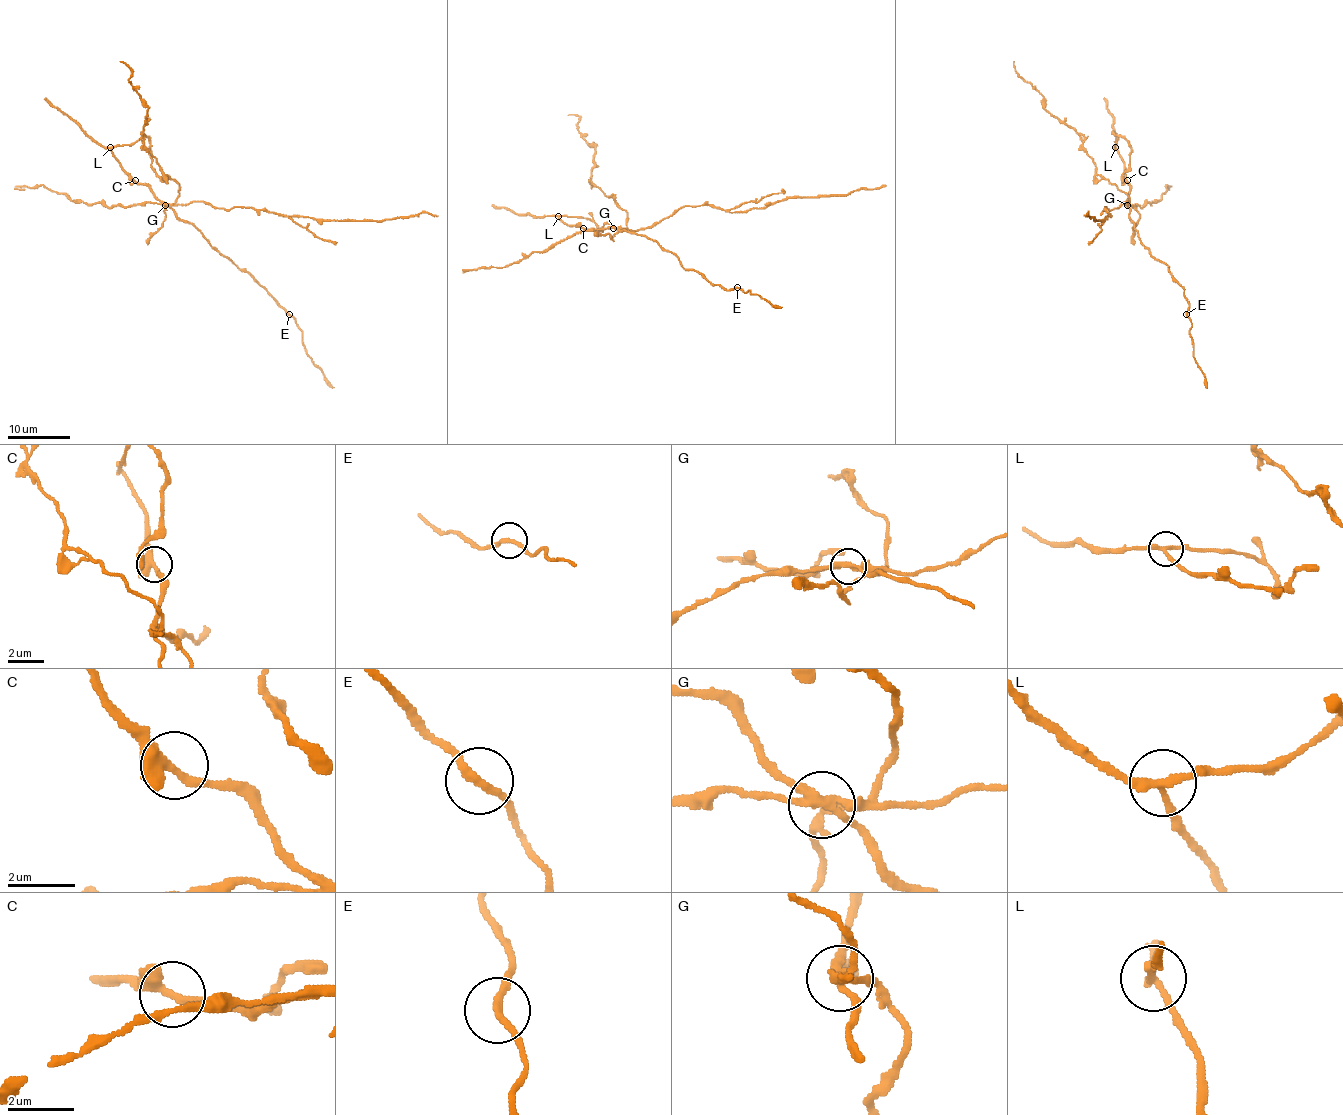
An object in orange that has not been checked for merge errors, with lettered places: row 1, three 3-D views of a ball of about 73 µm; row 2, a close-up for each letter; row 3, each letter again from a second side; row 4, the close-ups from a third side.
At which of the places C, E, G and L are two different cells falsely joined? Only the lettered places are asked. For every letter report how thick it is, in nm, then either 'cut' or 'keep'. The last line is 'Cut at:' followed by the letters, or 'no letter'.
C: calibre 320 nm; keep
E: calibre 220 nm; keep
G: calibre 260 nm; cut
L: calibre 180 nm; cut
Cut at: G, L

